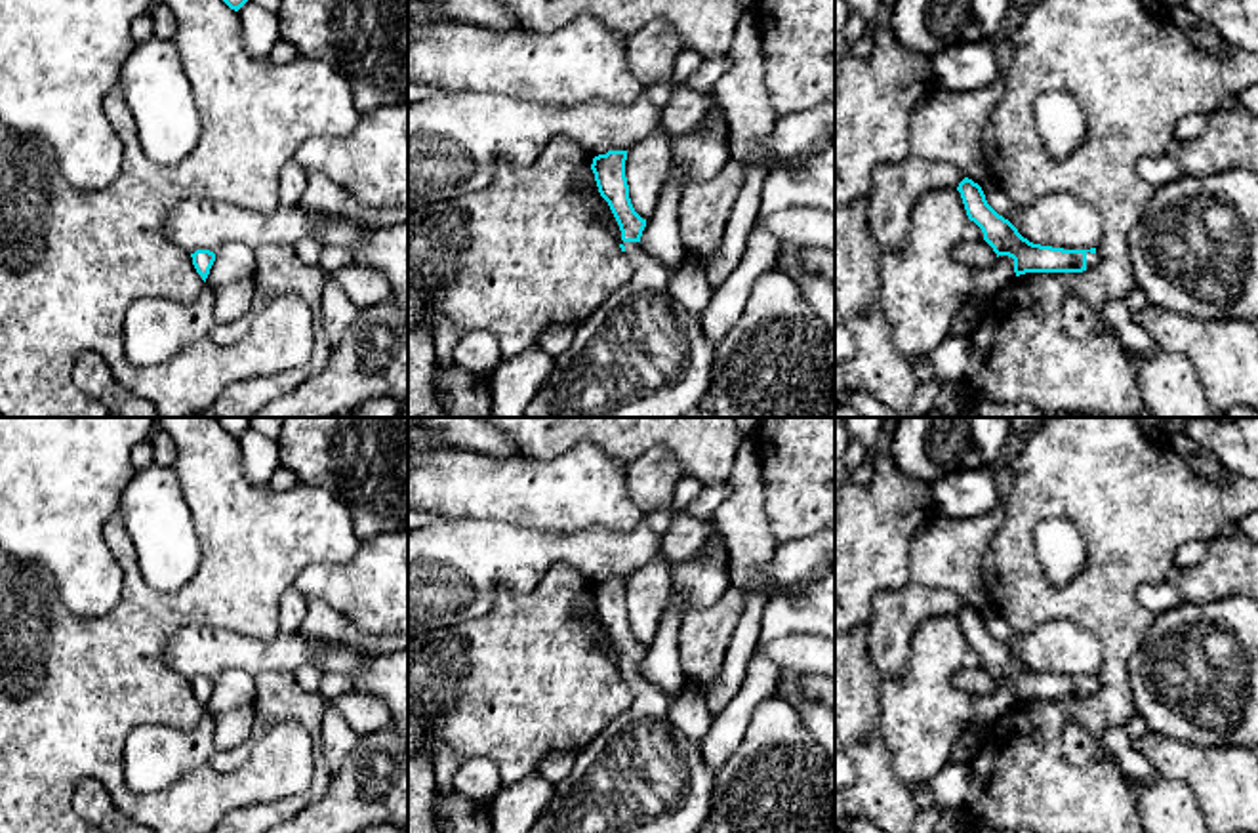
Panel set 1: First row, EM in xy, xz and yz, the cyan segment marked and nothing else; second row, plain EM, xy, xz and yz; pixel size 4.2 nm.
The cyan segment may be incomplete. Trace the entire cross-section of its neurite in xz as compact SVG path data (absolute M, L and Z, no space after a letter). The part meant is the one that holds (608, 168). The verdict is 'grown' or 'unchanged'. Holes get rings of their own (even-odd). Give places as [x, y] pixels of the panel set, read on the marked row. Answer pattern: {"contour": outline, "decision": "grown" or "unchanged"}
{"contour": "M608 151L593 158L591 170L600 196L608 202L619 231L619 248L635 267L633 278L610 294L574 332L570 347L555 358L555 372L534 395L522 417L684 417L700 408L711 387L715 343L703 334L700 315L686 311L669 292L665 271L640 246L646 227L629 198L625 177L627 151Z", "decision": "grown"}

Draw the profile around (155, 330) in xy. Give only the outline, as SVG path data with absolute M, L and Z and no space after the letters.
M208 282L191 305L143 297L124 318L122 351L137 368L156 366L204 339L213 324L213 288Z

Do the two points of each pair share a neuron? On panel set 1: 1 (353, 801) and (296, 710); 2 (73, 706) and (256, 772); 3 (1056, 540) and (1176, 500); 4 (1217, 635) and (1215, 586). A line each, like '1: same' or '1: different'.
1: different
2: same
3: different
4: different

